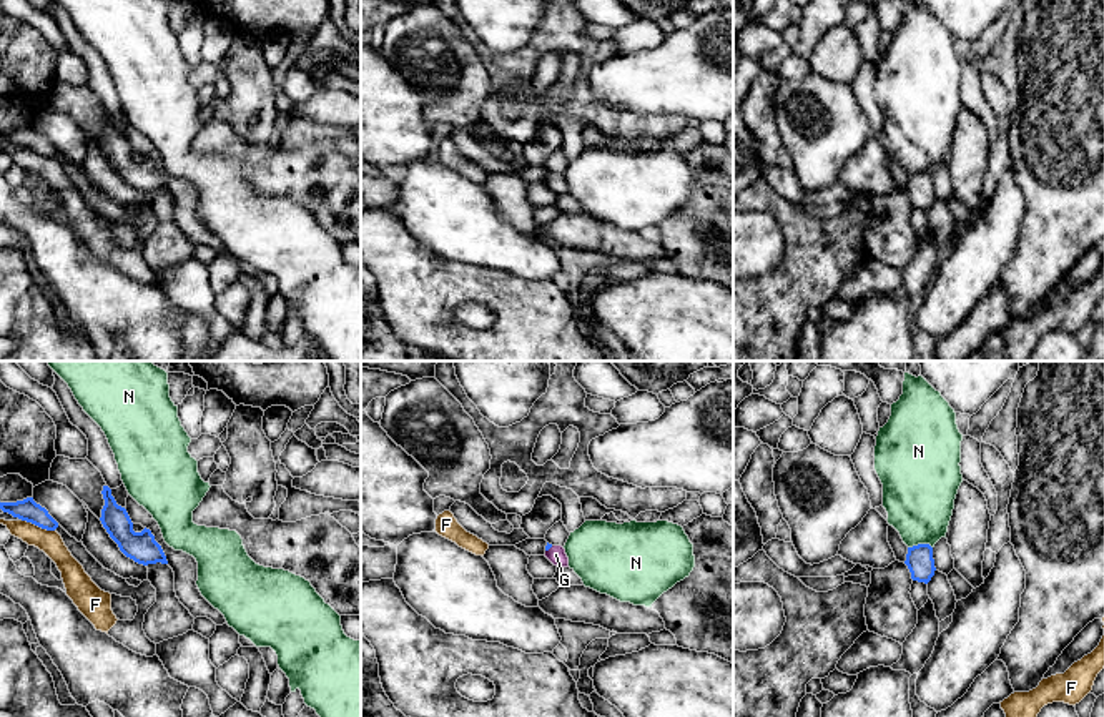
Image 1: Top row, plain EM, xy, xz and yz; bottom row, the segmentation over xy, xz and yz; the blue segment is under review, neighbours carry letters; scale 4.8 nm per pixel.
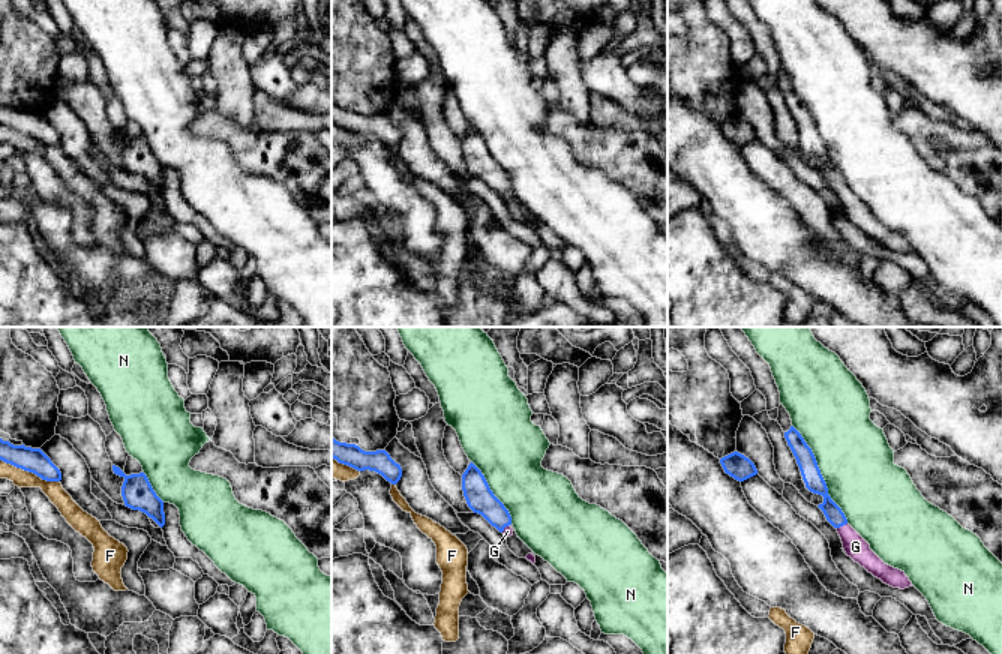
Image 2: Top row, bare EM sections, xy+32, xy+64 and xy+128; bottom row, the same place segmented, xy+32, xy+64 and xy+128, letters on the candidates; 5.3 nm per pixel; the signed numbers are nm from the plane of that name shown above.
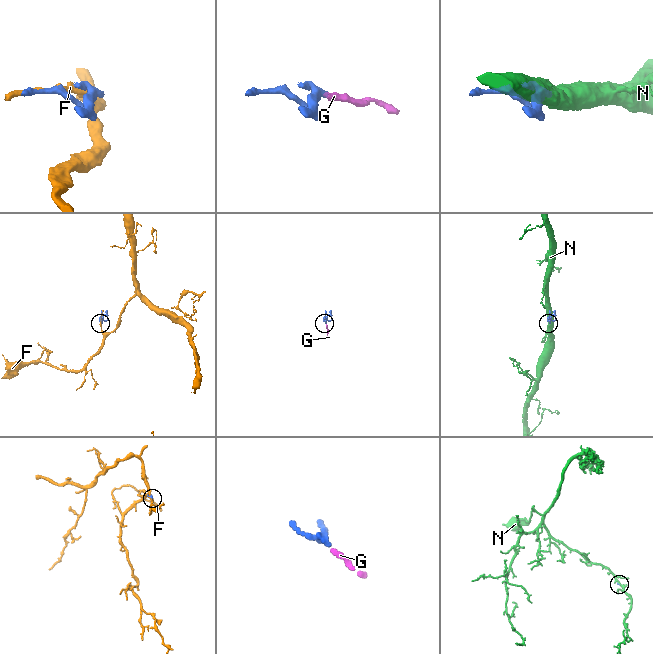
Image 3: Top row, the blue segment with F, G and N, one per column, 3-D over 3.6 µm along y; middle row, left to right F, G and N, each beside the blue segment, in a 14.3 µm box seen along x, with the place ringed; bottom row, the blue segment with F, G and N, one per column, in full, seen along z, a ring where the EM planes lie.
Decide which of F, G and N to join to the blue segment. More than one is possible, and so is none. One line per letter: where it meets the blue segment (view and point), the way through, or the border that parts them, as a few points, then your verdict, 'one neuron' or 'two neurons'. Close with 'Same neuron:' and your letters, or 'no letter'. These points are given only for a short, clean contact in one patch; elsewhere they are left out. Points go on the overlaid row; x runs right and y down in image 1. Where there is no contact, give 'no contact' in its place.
F: meets blue in xy at (39, 526); two neurons
G: meets blue in xz at (549, 548); runs through xz (547, 546), (549, 548), (556, 554); one neuron
N: meets blue in yz at (920, 544); two neurons
Same neuron: G

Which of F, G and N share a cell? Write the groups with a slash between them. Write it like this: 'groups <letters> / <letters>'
groups F / G / N

